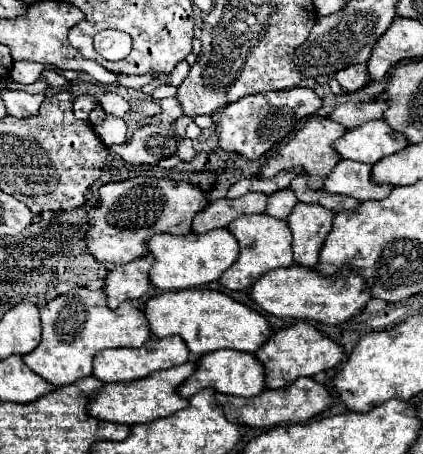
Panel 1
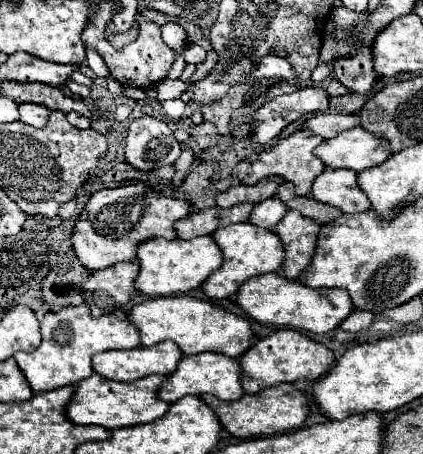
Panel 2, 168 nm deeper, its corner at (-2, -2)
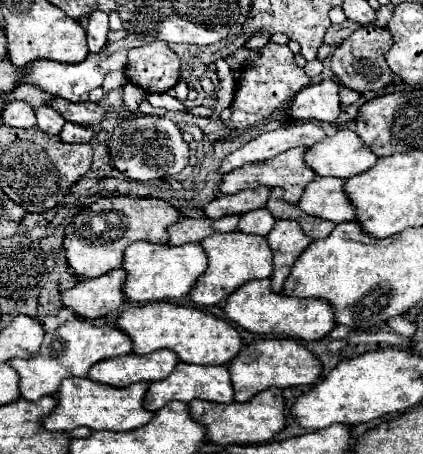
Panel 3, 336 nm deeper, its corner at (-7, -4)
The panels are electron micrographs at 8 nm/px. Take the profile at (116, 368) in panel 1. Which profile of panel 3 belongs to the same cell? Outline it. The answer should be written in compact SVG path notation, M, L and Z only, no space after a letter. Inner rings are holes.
M156 350L152 354L128 354L128 356L116 356L106 358L98 364L94 364L88 372L88 378L100 384L124 388L132 382L156 382L166 378L174 366L178 364L178 356L172 350Z

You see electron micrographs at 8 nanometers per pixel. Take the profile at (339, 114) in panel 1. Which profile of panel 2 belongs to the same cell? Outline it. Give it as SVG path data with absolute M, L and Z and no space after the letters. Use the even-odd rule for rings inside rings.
M317 114L311 116L303 122L301 130L309 130L315 136L321 136L323 140L333 138L335 134L347 130L347 128L355 128L359 126L359 118L357 116L341 116L341 114Z

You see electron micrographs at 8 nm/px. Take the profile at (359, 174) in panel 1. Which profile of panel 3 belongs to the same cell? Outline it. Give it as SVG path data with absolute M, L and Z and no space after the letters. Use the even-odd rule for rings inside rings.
M316 176L312 184L306 186L298 206L310 216L326 218L334 224L356 218L356 208L344 192L344 180L340 178Z

